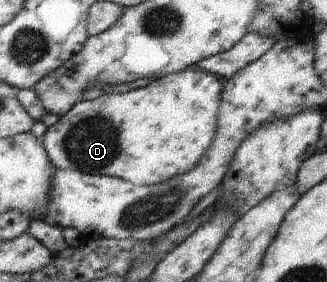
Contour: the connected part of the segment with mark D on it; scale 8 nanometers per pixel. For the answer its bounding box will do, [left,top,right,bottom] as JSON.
[42,68,224,185]

